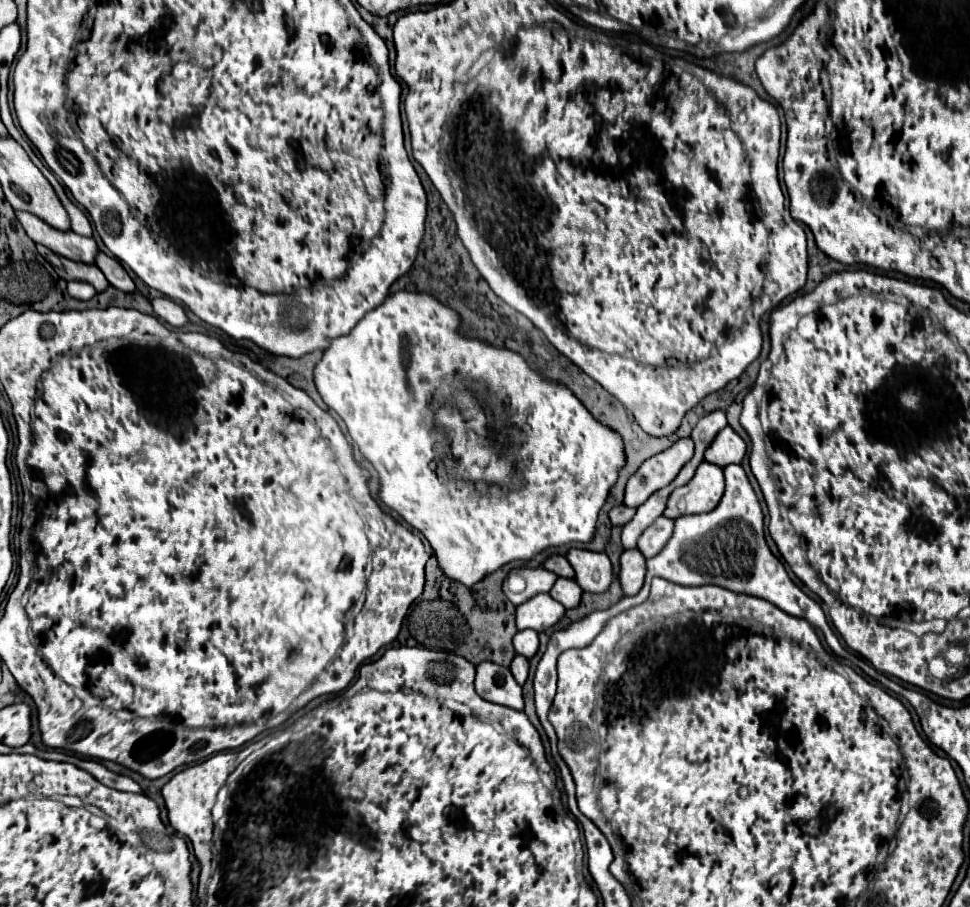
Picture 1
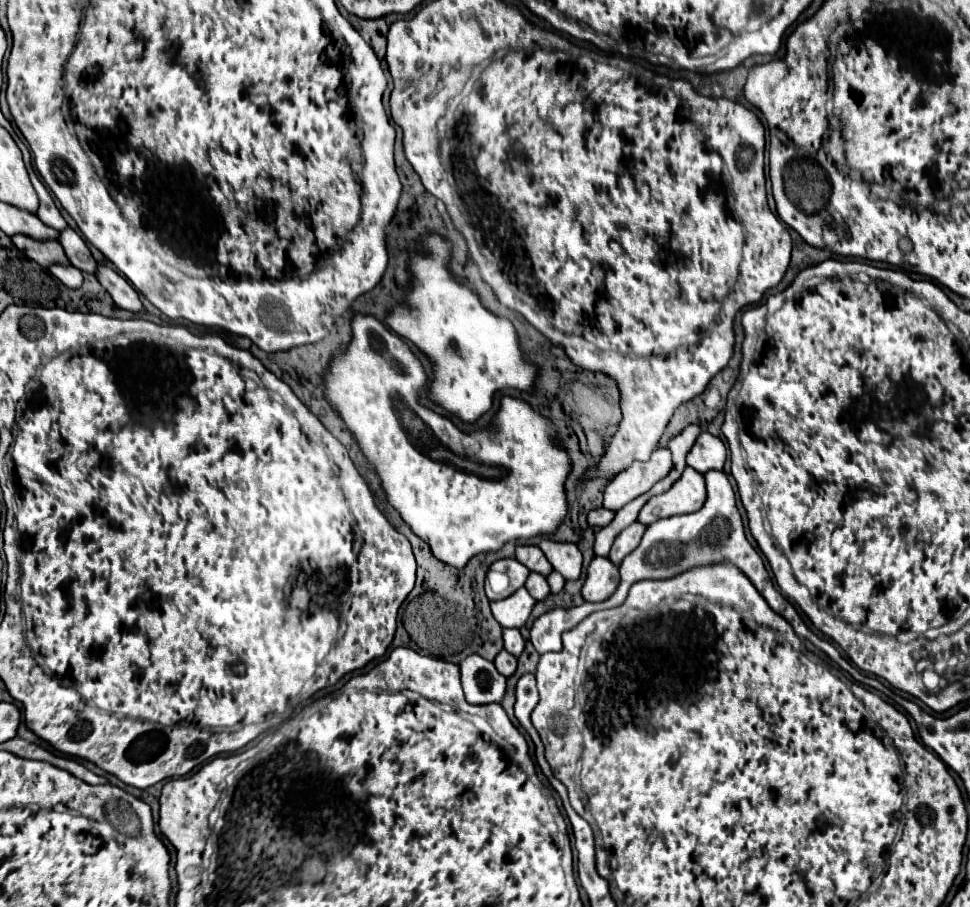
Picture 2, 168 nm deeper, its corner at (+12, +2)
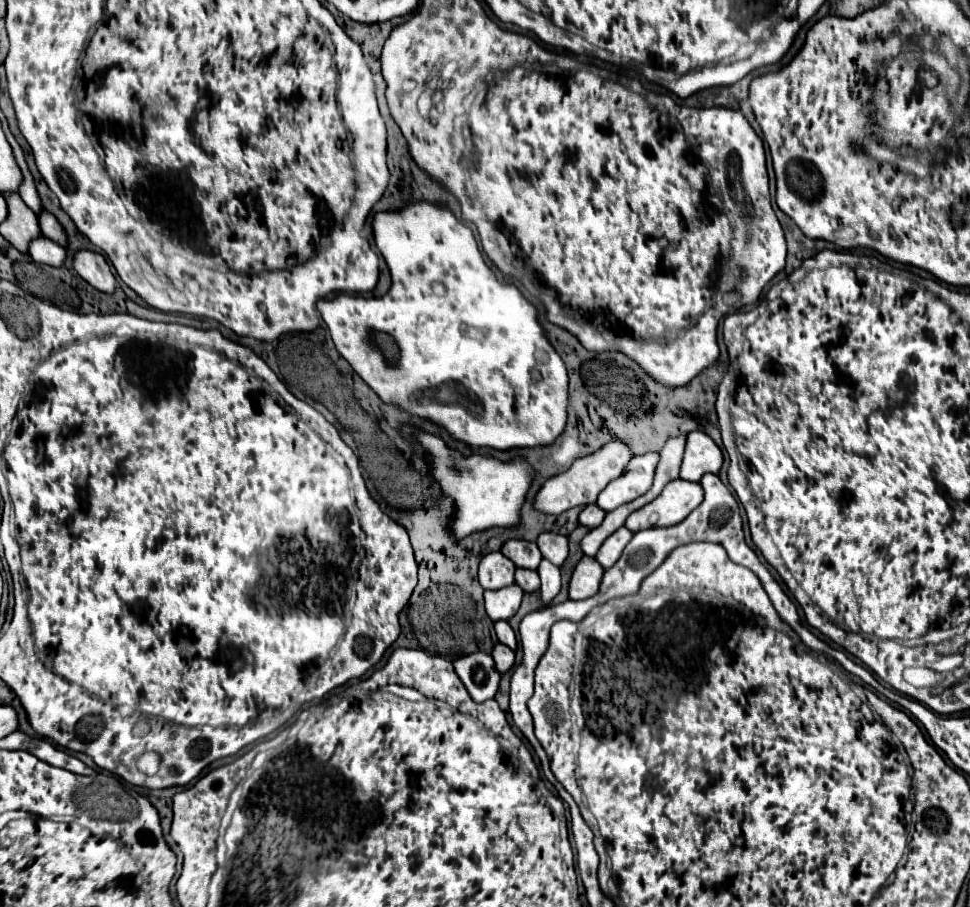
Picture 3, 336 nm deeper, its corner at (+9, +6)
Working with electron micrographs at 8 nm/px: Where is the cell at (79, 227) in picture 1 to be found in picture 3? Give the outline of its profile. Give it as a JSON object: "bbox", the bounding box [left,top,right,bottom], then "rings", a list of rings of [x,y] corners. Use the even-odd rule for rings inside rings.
{"bbox":[19,167,43,213],"rings":[[[27,167],[27,177],[23,181],[23,187],[19,189],[19,195],[27,203],[27,207],[31,207],[35,213],[43,211],[43,205],[41,205],[41,199],[39,199],[39,193],[37,193],[37,187],[35,187],[35,181],[33,181],[29,167]]]}

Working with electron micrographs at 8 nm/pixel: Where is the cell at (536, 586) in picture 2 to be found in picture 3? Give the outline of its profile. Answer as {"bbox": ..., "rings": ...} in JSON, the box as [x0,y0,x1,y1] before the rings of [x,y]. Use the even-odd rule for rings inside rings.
{"bbox":[515,569,541,593],"rings":[[[517,569],[517,571],[515,571],[515,583],[517,583],[523,591],[527,591],[527,593],[539,591],[539,587],[541,587],[539,573],[537,573],[537,571],[531,571],[531,569]]]}

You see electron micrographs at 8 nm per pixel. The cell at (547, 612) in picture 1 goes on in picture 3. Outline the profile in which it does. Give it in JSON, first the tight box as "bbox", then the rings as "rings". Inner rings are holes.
{"bbox":[485,585,523,621],"rings":[[[511,585],[511,587],[505,587],[505,589],[499,589],[499,591],[485,591],[485,609],[487,609],[487,615],[493,619],[493,621],[499,621],[499,619],[511,619],[517,609],[521,607],[521,601],[523,601],[523,589],[519,585]]]}

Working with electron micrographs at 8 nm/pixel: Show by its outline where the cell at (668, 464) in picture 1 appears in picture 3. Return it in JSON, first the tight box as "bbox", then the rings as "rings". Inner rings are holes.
{"bbox":[597,453,659,511],"rings":[[[659,453],[637,455],[627,463],[627,469],[611,481],[597,499],[597,505],[605,511],[613,511],[623,503],[629,503],[641,497],[651,485],[655,477],[655,467],[659,463]]]}

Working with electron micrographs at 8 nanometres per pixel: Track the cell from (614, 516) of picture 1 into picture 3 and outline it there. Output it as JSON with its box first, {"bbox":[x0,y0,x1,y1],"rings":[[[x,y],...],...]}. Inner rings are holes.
{"bbox":[579,505,605,527],"rings":[[[587,505],[583,511],[581,511],[581,515],[579,515],[579,523],[581,525],[585,525],[585,527],[599,527],[601,523],[603,523],[603,519],[605,519],[605,511],[599,507],[599,505]]]}

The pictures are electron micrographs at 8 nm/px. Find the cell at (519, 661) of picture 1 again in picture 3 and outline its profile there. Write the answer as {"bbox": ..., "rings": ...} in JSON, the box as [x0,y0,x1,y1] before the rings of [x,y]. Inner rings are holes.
{"bbox":[491,643,515,673],"rings":[[[501,643],[495,645],[491,657],[495,659],[495,667],[497,667],[499,673],[509,671],[513,667],[513,663],[515,663],[515,651],[511,651],[509,647],[503,647]]]}

